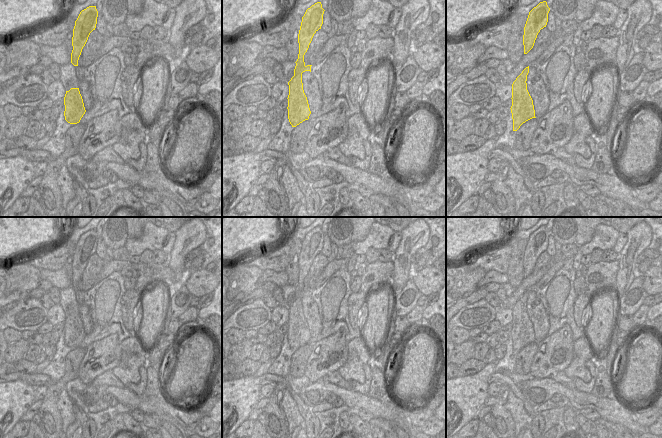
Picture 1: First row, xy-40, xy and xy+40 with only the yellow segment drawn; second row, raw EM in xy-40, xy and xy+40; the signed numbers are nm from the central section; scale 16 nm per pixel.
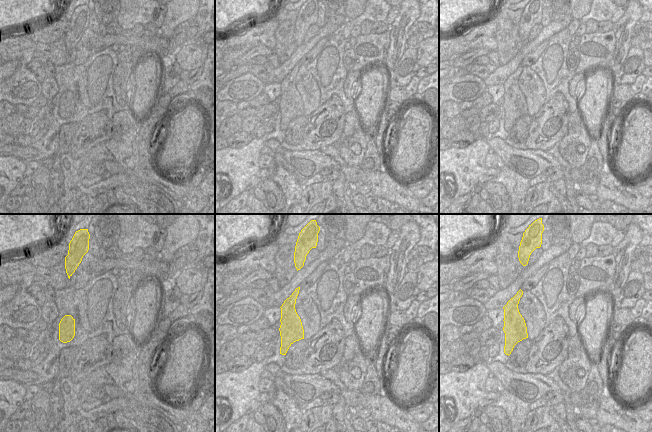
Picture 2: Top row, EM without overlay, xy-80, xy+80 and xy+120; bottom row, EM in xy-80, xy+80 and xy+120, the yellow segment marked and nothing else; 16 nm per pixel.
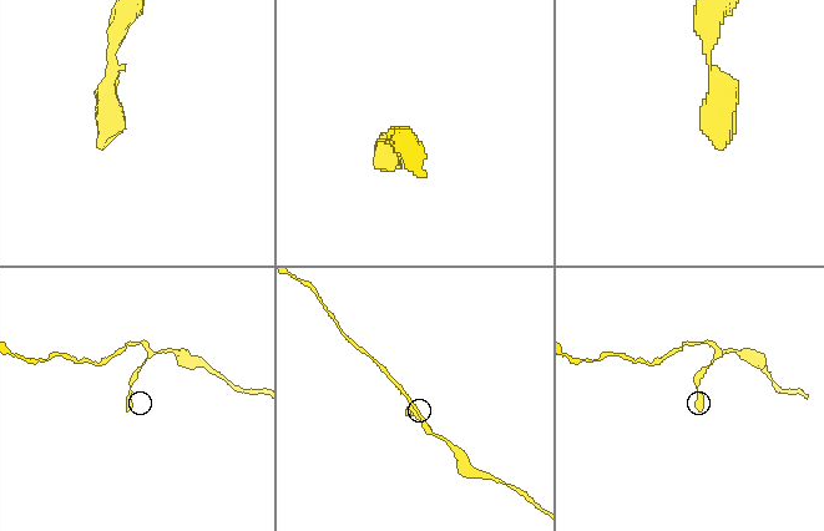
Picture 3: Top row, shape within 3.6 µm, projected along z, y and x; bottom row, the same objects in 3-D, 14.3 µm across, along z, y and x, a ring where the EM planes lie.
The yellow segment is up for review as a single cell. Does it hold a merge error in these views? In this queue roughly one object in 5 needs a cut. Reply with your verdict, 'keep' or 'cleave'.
keep

